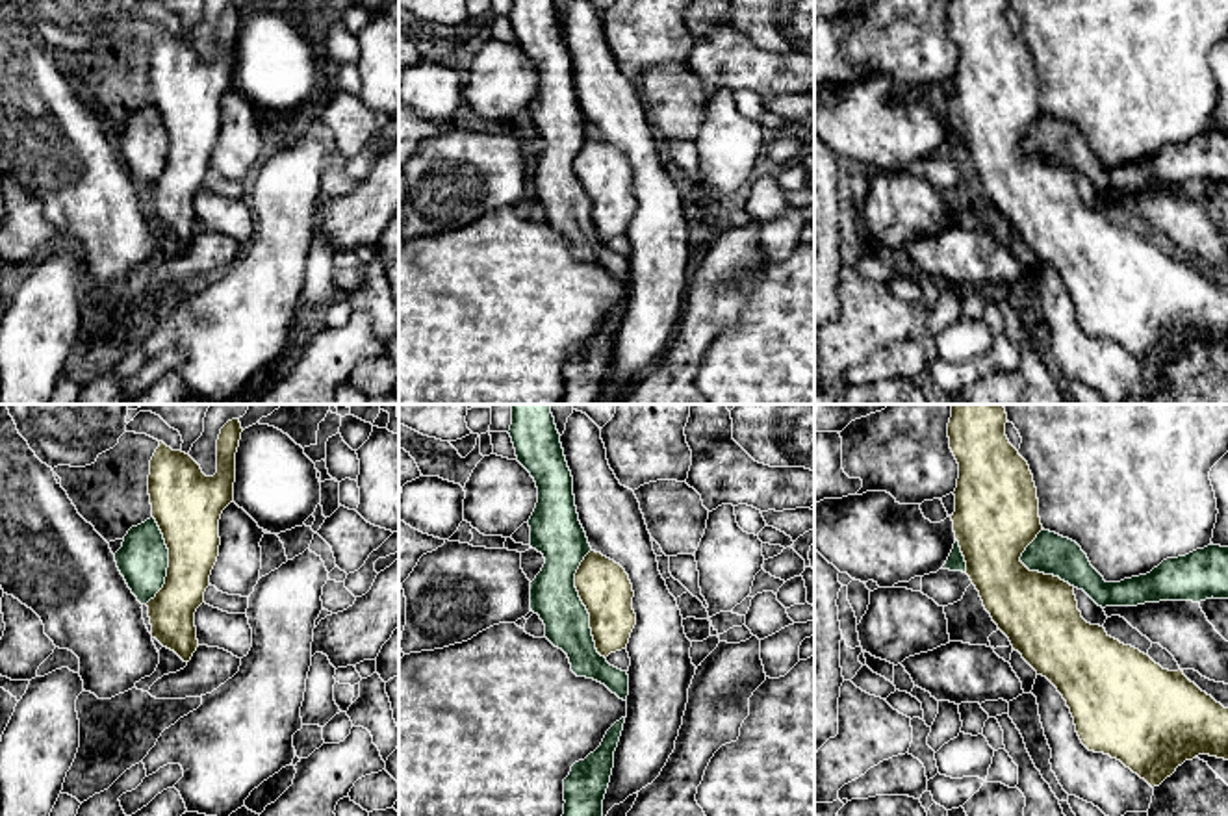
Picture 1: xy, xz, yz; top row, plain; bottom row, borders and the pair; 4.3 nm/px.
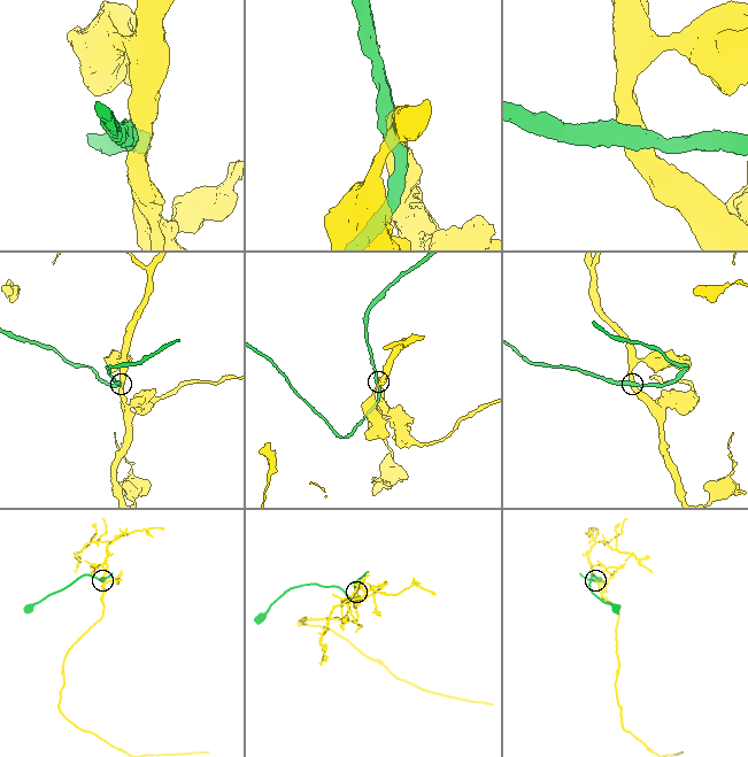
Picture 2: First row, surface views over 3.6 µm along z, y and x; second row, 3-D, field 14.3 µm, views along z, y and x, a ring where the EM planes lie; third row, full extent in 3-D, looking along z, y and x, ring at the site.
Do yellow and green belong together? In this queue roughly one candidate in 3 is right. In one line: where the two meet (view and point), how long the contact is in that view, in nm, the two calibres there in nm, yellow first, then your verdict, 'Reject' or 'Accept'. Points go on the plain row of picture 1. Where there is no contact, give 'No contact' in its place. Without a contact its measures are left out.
Touches yellow at xz (583, 188). Shared border 480 nm. Thickness 220 nm (yellow) against 200 nm. Reject

